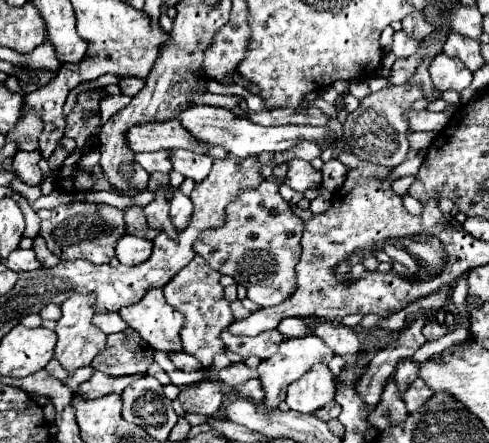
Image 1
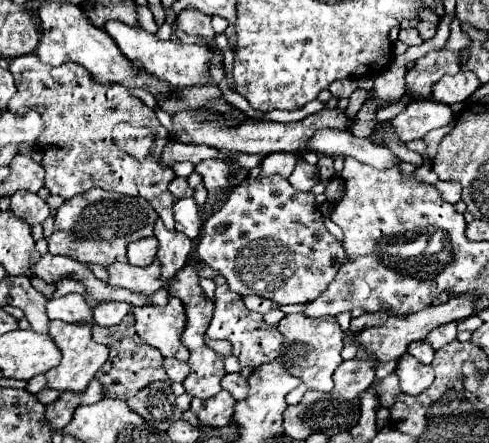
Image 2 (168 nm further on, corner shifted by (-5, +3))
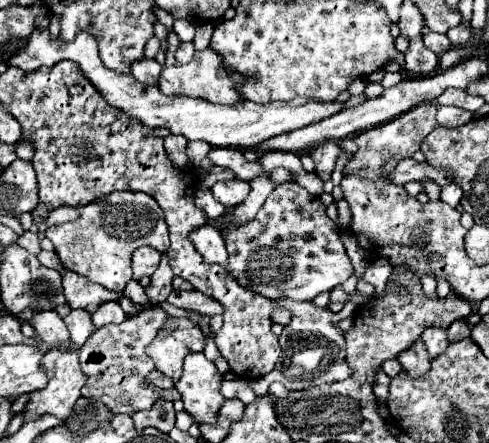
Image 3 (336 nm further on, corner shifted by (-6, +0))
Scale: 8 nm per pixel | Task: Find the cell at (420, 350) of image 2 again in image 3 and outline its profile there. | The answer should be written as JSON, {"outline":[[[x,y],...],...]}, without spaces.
{"outline":[[[428,328],[428,330],[424,330],[422,340],[424,340],[424,344],[426,344],[426,348],[428,348],[428,352],[430,352],[432,358],[436,354],[442,354],[446,350],[446,346],[450,344],[446,328],[444,330],[440,330],[440,328]]]}

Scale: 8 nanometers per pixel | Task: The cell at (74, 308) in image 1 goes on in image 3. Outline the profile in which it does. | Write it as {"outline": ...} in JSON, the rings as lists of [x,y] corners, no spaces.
{"outline":[[[52,348],[50,352],[46,352],[44,354],[44,372],[48,374],[48,386],[44,390],[30,394],[30,400],[24,408],[24,422],[36,420],[44,414],[52,414],[64,422],[72,414],[72,406],[80,398],[80,390],[86,382],[86,376],[78,362],[78,352],[74,348]]]}

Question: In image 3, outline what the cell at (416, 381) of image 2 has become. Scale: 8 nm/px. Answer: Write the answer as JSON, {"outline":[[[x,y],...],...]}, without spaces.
{"outline":[[[416,340],[408,350],[400,352],[398,362],[402,364],[404,370],[408,370],[408,374],[412,378],[424,376],[428,372],[428,366],[430,366],[430,358],[428,358],[428,352],[424,350],[424,342]]]}

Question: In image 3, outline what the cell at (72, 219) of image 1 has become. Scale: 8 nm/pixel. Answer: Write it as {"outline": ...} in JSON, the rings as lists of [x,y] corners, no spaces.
{"outline":[[[112,192],[98,202],[78,208],[80,218],[66,226],[50,226],[46,236],[56,246],[56,254],[64,268],[84,274],[88,280],[108,288],[108,290],[124,290],[124,286],[132,280],[130,258],[132,252],[140,246],[160,248],[166,252],[170,246],[168,224],[164,220],[164,212],[158,202],[144,192]]]}

